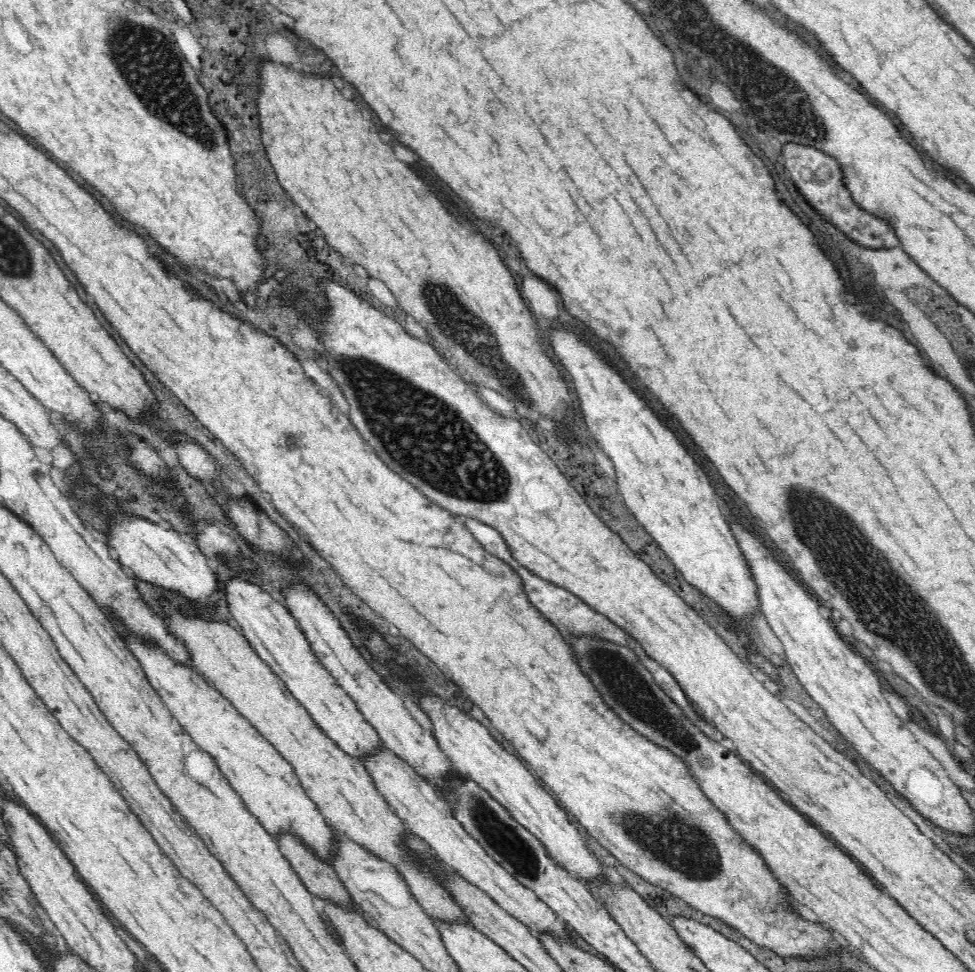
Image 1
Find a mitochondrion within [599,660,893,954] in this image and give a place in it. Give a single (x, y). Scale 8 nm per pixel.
(667, 837)

